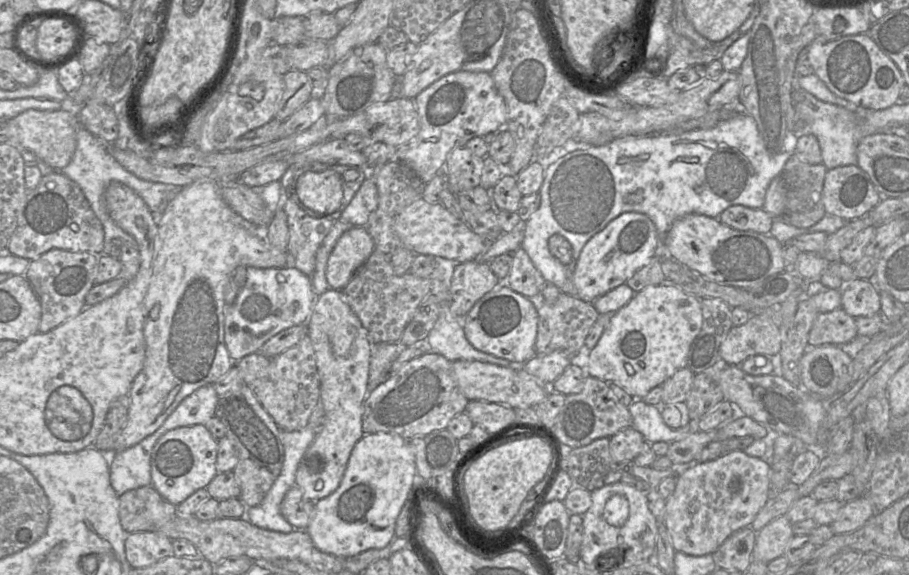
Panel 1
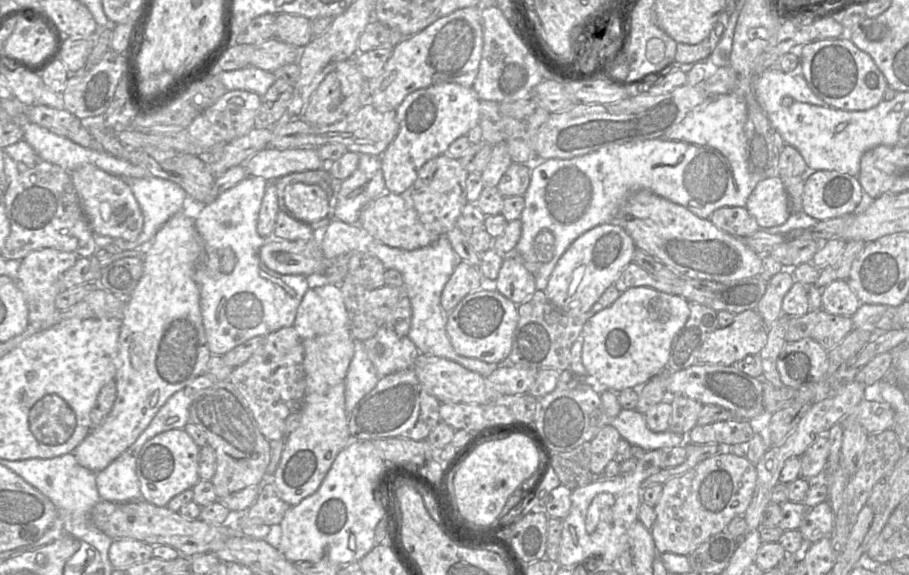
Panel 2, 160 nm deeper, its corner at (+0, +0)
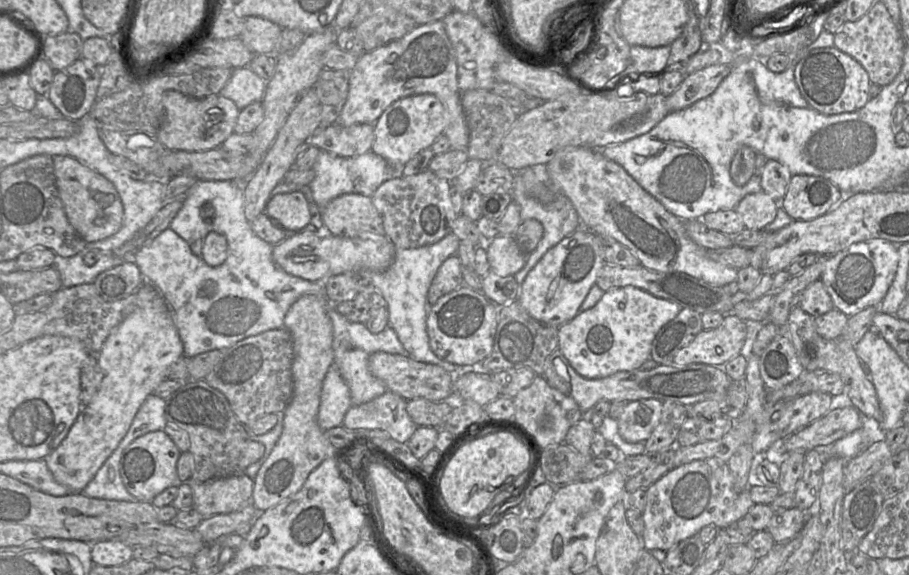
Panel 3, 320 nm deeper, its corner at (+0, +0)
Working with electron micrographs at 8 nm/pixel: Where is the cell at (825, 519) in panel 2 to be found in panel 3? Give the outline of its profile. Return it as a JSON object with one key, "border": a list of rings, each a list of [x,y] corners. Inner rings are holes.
{"border":[[[798,508],[775,513],[766,531],[777,543],[786,542],[799,536],[808,520],[808,513]]]}

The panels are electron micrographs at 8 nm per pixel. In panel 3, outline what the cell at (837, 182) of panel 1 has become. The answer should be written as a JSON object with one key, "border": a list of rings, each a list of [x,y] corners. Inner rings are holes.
{"border":[[[797,174],[792,176],[785,196],[778,202],[779,206],[781,206],[794,221],[809,221],[831,210],[843,197],[844,195],[841,190],[830,180],[820,176]]]}

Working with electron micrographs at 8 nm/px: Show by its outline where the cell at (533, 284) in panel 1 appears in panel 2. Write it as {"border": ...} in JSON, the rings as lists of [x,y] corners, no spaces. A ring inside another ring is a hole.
{"border":[[[507,256],[496,279],[496,291],[516,305],[522,304],[536,292],[535,276],[520,258]]]}

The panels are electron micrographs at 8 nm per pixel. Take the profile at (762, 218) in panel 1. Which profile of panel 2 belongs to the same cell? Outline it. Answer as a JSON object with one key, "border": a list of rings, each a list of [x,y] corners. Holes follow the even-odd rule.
{"border":[[[725,206],[716,209],[709,219],[721,230],[740,238],[749,236],[761,229],[746,207]]]}

